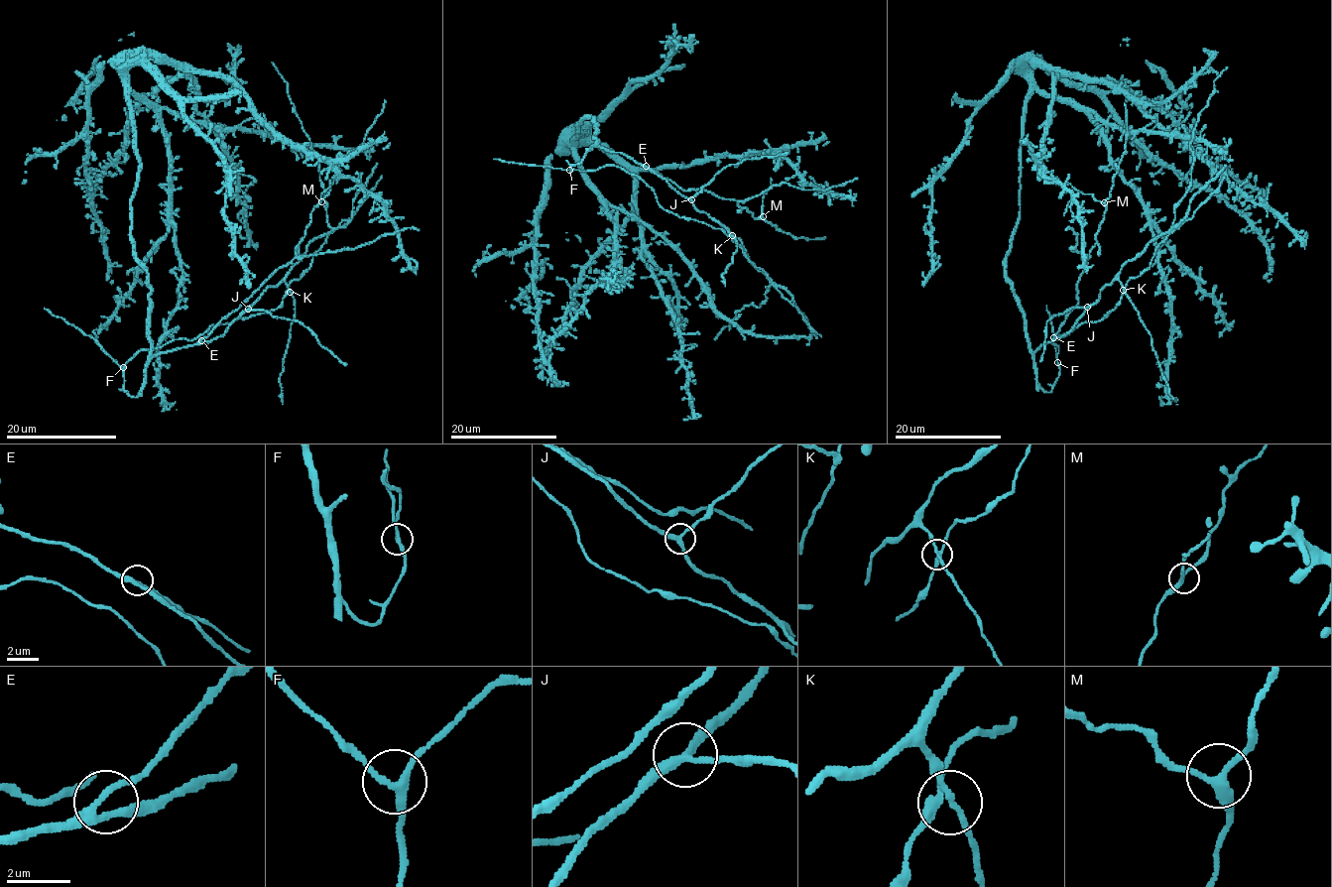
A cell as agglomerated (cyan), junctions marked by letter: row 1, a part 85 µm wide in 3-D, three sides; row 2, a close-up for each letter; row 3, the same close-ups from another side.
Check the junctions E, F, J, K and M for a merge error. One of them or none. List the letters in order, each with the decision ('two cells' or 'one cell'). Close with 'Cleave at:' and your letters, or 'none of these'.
E: one cell
F: one cell
J: one cell
K: one cell
M: one cell
Cleave at: none of these

